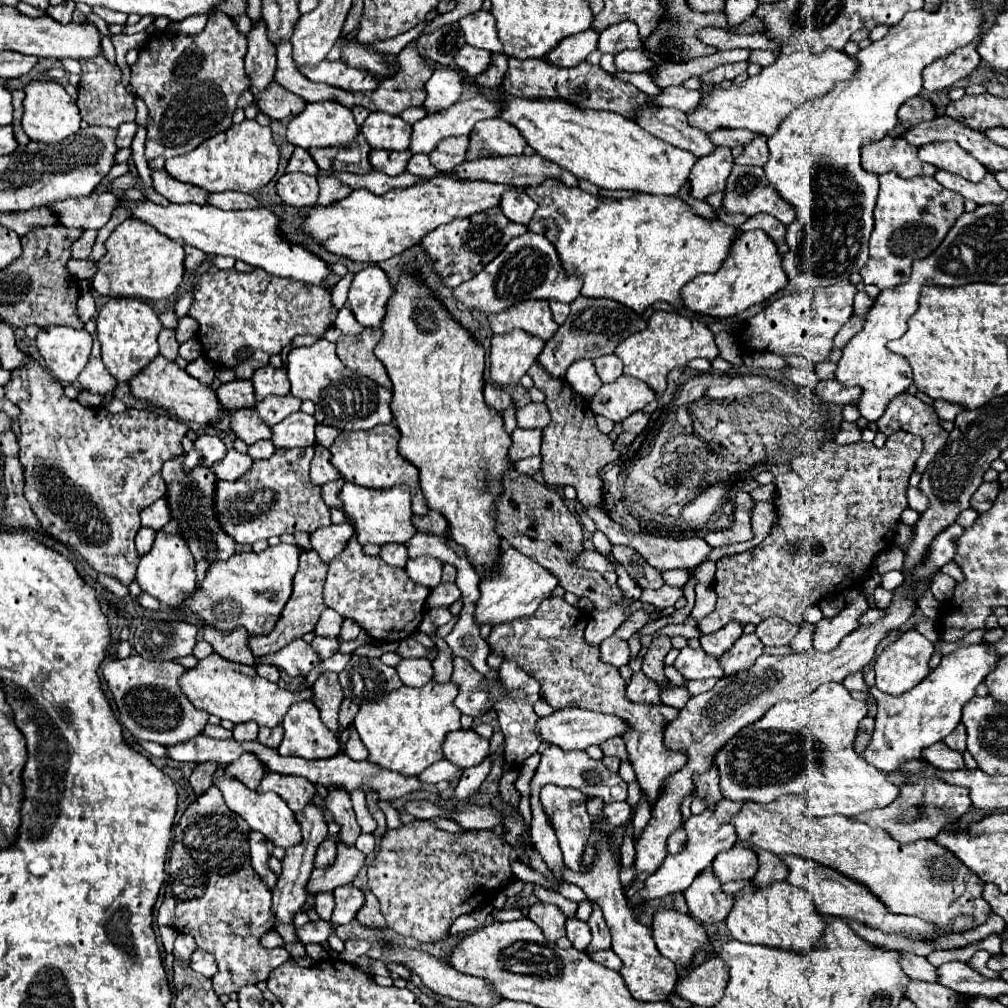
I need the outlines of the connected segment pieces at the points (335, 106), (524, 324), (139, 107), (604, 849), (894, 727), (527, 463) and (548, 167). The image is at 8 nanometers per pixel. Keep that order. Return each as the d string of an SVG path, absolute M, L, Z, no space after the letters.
M313 102L307 104L307 108L295 116L287 124L287 140L293 146L301 148L333 148L333 146L349 146L355 136L359 134L359 126L355 124L353 112L347 106L341 106L339 102Z
M525 300L511 310L489 316L489 326L493 334L507 334L513 330L523 330L547 342L557 332L557 324L551 318L547 300Z
M135 97L135 106L136 106L136 118L135 123L137 125L145 126L147 125L147 118L148 118L148 108L145 105L144 101L140 97Z
M593 796L587 798L587 812L591 814L593 830L601 832L601 836L597 840L597 846L595 846L597 852L595 852L595 858L593 858L589 870L583 872L583 874L573 874L571 870L563 868L561 878L565 882L573 882L573 884L581 886L583 892L587 894L587 898L601 906L605 922L607 922L607 926L611 930L611 936L613 936L613 950L623 962L623 968L619 970L619 974L623 976L623 980L625 980L629 992L633 994L633 998L645 1000L645 1002L669 1000L669 996L675 990L679 974L677 974L677 970L673 970L673 962L669 962L657 950L657 946L653 942L653 930L649 926L639 924L633 918L629 906L625 906L625 892L621 888L621 880L619 880L621 864L619 864L619 852L615 848L615 830L609 830L609 832L601 830L601 822L605 820L603 818L603 808L605 808L605 802L601 798L593 798Z
M985 644L967 646L943 656L941 664L929 674L929 678L925 678L925 682L919 682L913 690L901 696L881 694L876 686L869 687L869 692L877 700L877 716L869 746L861 756L887 774L899 772L905 762L923 760L923 750L941 742L959 724L963 706L975 696L975 688L993 670L997 658L999 656Z
M541 456L537 458L525 458L521 462L515 462L515 470L519 474L527 474L527 476L533 476L535 472L541 470Z
M501 156L501 158L481 158L477 162L463 162L455 168L459 178L481 178L489 182L513 184L513 186L539 186L547 178L555 178L565 186L577 186L579 180L563 170L561 166L543 160L541 156Z

